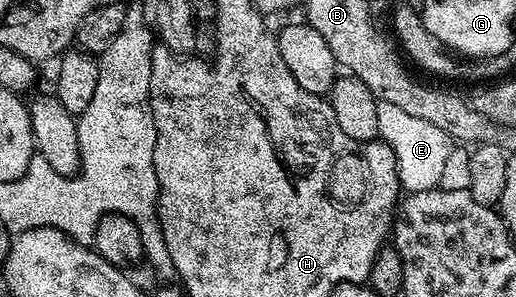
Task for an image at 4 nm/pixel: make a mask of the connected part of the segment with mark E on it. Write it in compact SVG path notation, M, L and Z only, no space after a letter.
M376 101L378 106L379 139L394 150L396 169L401 189L405 193L425 192L431 188L441 187L444 171L448 168L448 159L452 156L453 141L434 122L426 122L426 118L414 118L414 114L406 114L399 106L391 102Z

